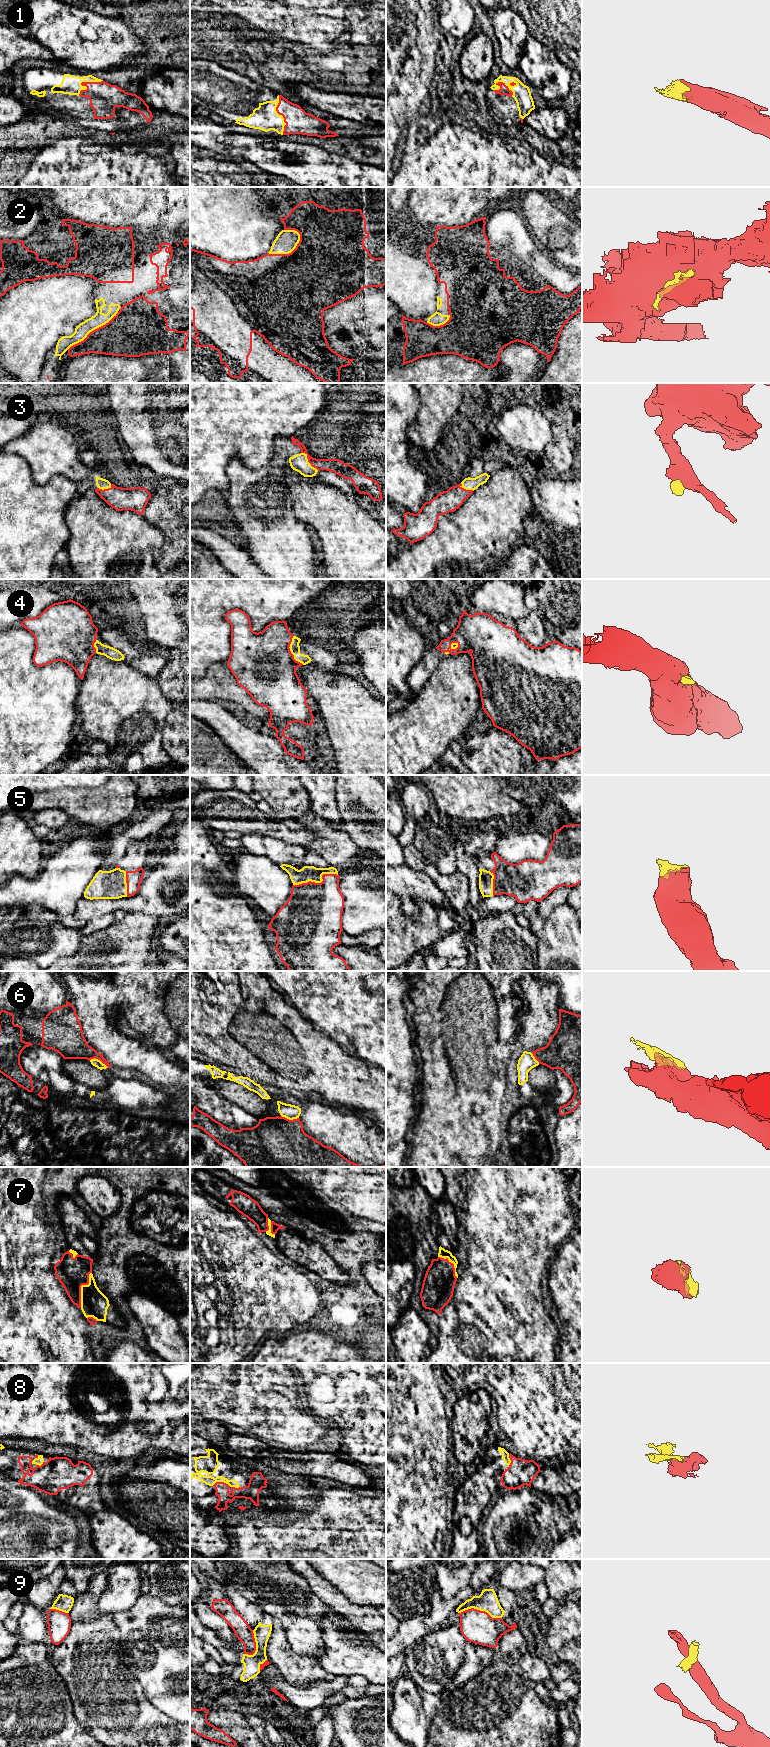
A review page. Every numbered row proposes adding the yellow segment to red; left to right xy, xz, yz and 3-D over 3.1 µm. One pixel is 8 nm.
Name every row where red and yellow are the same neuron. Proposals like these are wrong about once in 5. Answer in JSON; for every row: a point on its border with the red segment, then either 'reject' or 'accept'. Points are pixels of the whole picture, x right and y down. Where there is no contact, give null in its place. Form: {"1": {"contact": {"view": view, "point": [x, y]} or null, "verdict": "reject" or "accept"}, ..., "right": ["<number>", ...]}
{"1": {"contact": {"view": "xz", "point": [280, 114]}, "verdict": "accept"}, "2": {"contact": {"view": "xz", "point": [289, 253]}, "verdict": "reject"}, "3": {"contact": {"view": "xz", "point": [308, 461]}, "verdict": "accept"}, "4": {"contact": {"view": "xz", "point": [290, 652]}, "verdict": "accept"}, "5": {"contact": {"view": "xz", "point": [317, 883]}, "verdict": "accept"}, "6": {"contact": {"view": "xy", "point": [99, 1059]}, "verdict": "reject"}, "7": {"contact": {"view": "xy", "point": [80, 1288]}, "verdict": "accept"}, "8": {"contact": {"view": "xz", "point": [221, 1482]}, "verdict": "accept"}, "9": {"contact": {"view": "yz", "point": [479, 1610]}, "verdict": "reject"}, "right": ["1", "3", "4", "5", "7", "8"]}

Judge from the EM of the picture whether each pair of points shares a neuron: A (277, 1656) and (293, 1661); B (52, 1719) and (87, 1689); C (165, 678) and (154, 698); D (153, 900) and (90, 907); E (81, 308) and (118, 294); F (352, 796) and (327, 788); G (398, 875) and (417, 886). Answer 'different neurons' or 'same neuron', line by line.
A: same neuron
B: different neurons
C: different neurons
D: same neuron
E: different neurons
F: different neurons
G: same neuron

